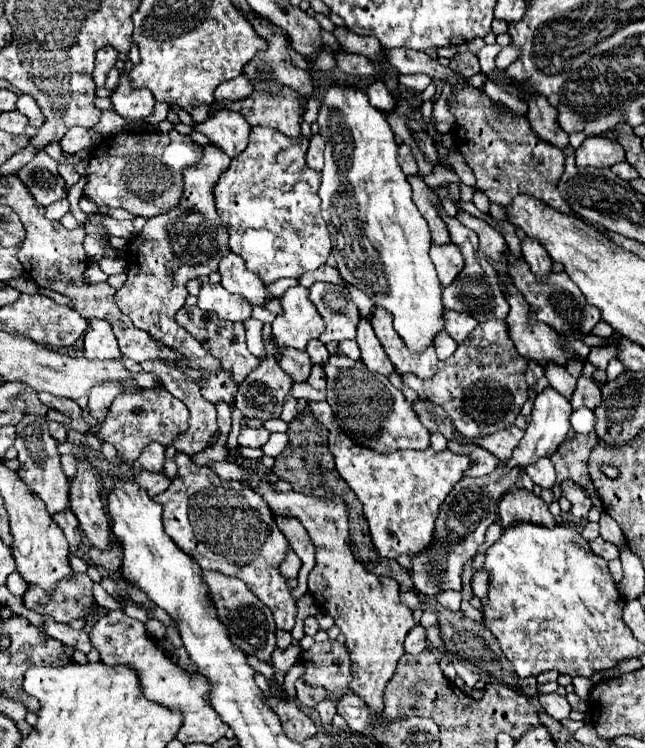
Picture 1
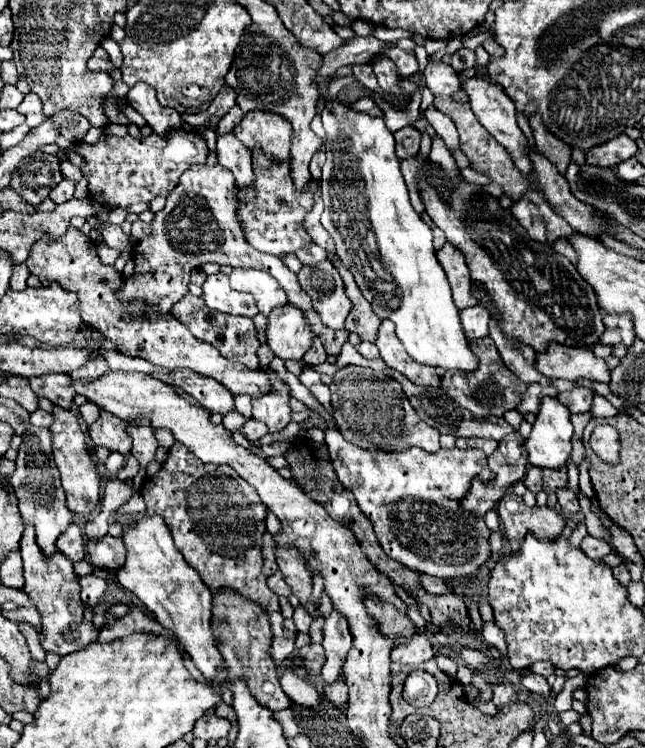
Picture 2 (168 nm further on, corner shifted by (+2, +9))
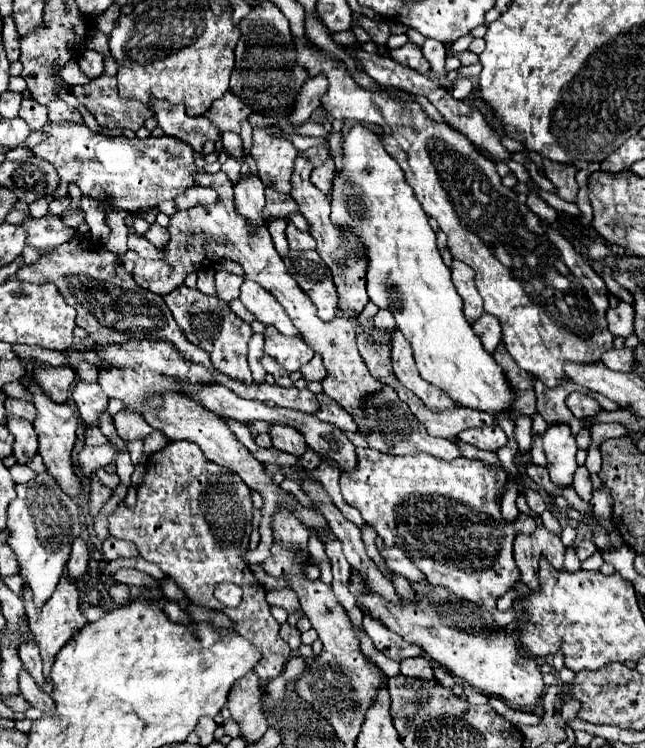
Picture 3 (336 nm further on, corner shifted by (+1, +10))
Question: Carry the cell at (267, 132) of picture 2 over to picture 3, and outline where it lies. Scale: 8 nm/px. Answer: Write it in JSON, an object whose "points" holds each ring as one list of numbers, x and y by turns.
{"points":[[255,126,251,156,257,164,259,178,265,182,265,186,273,186,283,194,289,194,293,158,297,156,297,148,279,132,271,132,271,126]]}

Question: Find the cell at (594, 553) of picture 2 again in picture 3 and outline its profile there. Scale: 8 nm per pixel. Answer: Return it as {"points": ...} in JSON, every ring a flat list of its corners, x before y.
{"points":[[581,540,577,544,577,556,581,562,585,562,589,556,593,556,597,552,597,546,593,544,593,540]]}

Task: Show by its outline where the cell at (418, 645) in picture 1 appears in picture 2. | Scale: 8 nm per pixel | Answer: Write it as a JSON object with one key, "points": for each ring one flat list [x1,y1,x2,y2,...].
{"points":[[422,633,414,635,410,639,404,639,400,645,394,645,394,649,390,653,390,659,394,663,406,663,406,665,420,665,432,657,434,657,432,645,430,645,428,637]]}

